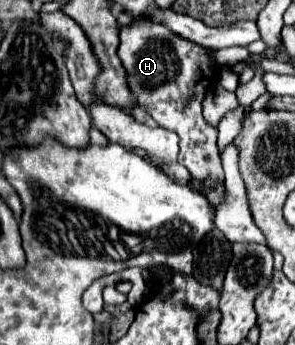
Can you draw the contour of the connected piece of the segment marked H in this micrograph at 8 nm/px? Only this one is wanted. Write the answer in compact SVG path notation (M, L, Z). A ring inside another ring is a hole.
M133 21L133 25L123 27L121 29L121 45L119 45L119 57L123 61L123 67L127 69L127 81L129 87L133 89L133 95L137 97L139 105L165 129L175 131L181 137L181 151L179 151L179 161L183 167L189 169L189 187L195 191L203 191L203 189L215 189L223 179L223 167L221 167L221 159L219 159L219 149L217 149L217 129L211 127L201 113L201 101L207 93L207 89L211 87L211 83L215 83L217 79L217 69L211 65L211 59L207 55L209 51L199 47L197 43L191 43L175 33L171 33L169 29L165 29L165 25L153 25L151 21ZM197 79L199 79L199 103L195 109L195 87L197 87Z

